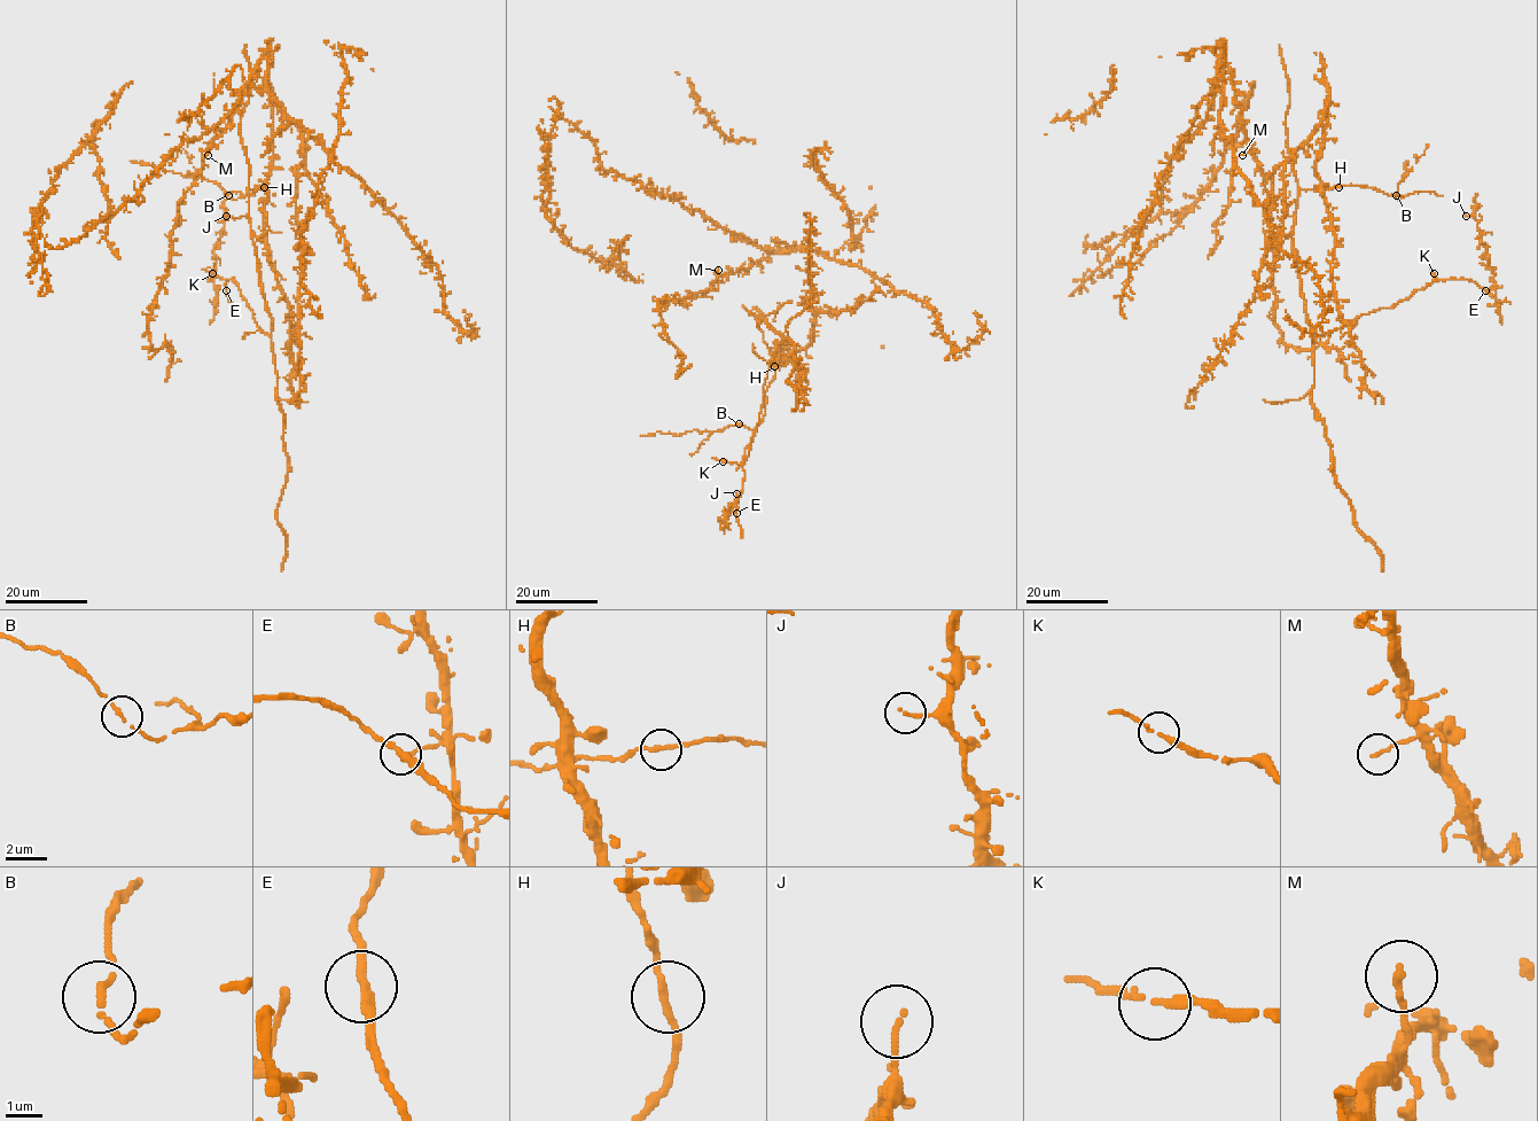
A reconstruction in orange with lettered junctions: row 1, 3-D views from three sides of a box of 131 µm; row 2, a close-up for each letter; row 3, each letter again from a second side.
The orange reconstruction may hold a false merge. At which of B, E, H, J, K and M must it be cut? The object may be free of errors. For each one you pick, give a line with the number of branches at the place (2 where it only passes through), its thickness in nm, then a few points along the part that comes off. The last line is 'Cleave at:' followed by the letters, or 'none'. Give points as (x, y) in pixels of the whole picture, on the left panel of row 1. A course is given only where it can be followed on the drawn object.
Cleave at: none

